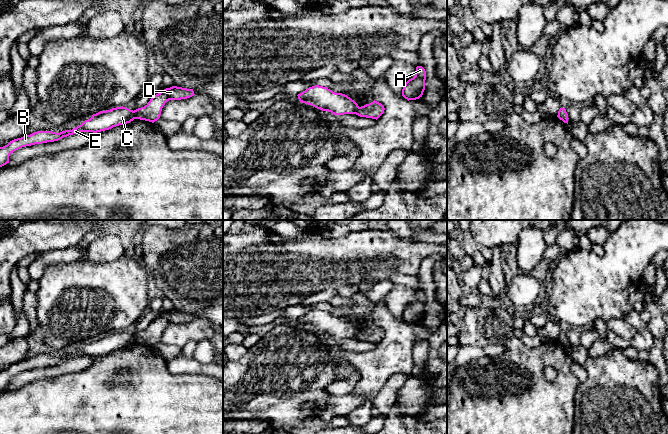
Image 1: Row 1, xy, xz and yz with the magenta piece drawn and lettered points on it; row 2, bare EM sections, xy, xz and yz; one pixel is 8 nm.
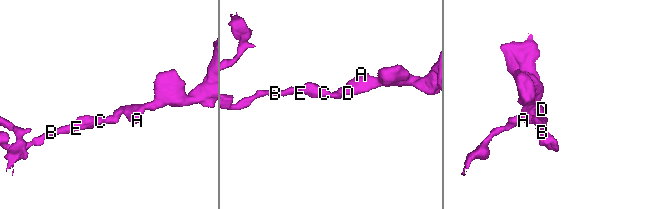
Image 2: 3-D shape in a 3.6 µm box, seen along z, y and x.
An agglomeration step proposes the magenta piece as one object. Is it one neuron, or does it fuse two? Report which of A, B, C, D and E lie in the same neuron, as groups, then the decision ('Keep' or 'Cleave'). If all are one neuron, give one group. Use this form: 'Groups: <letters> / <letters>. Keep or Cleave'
Groups: A D / B C E. Cleave

